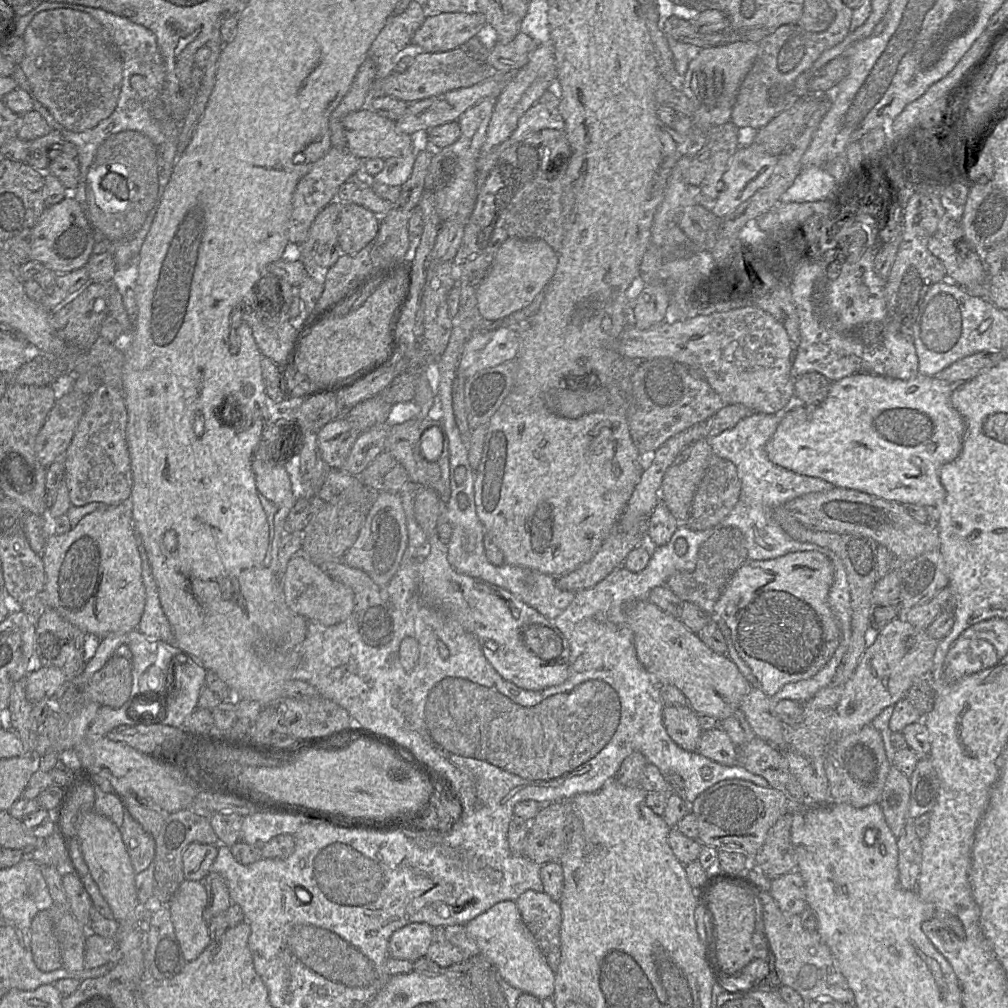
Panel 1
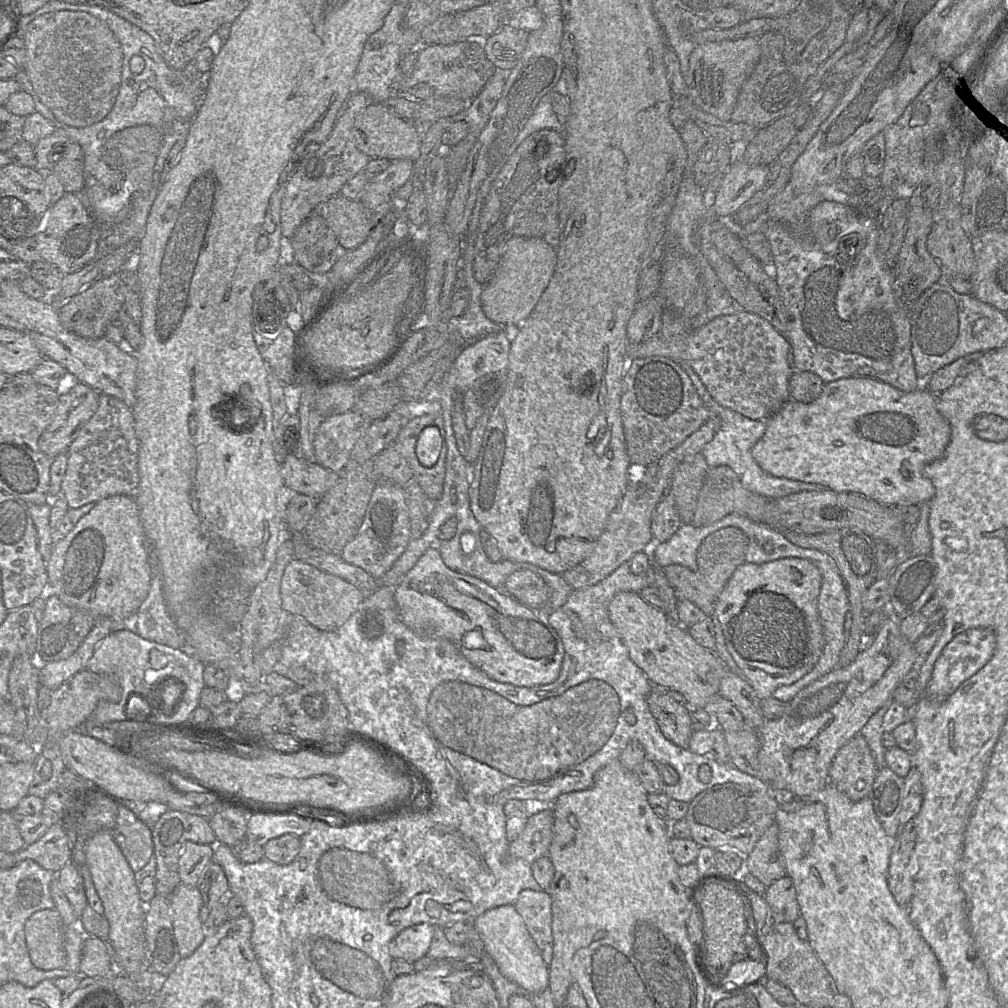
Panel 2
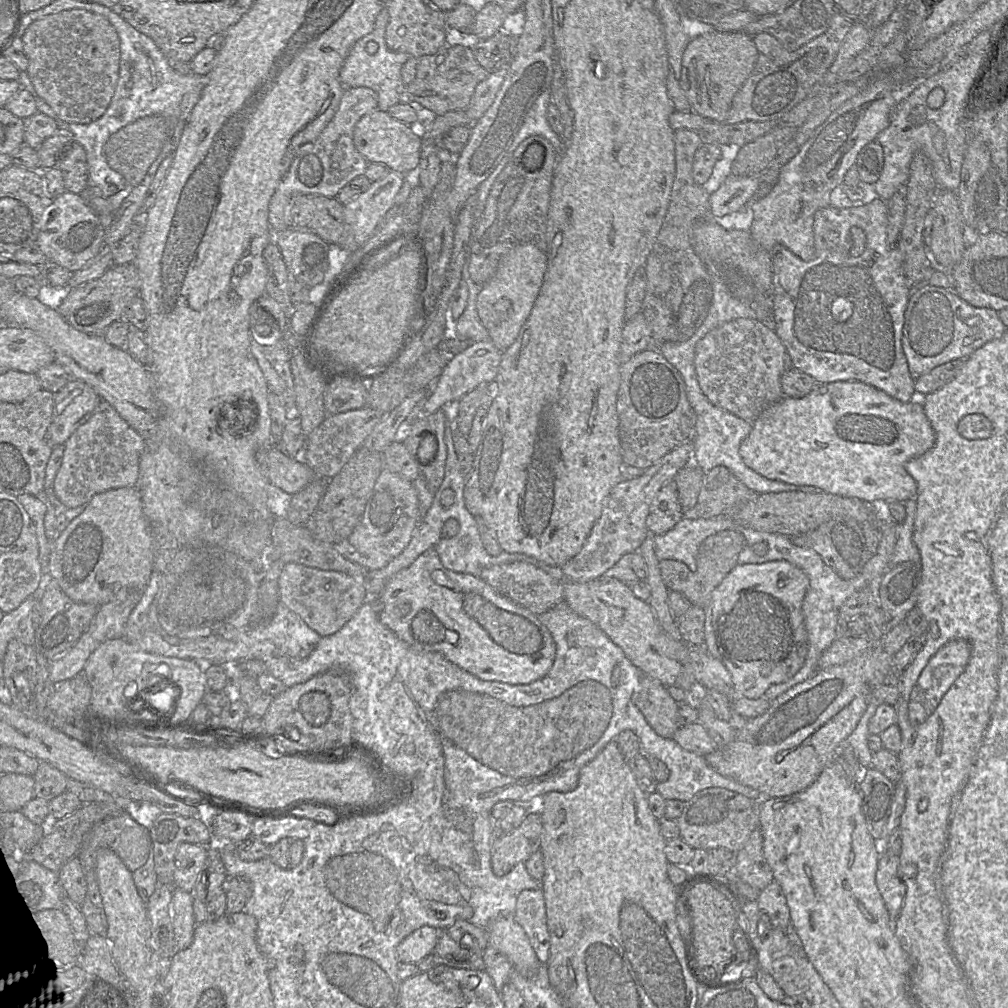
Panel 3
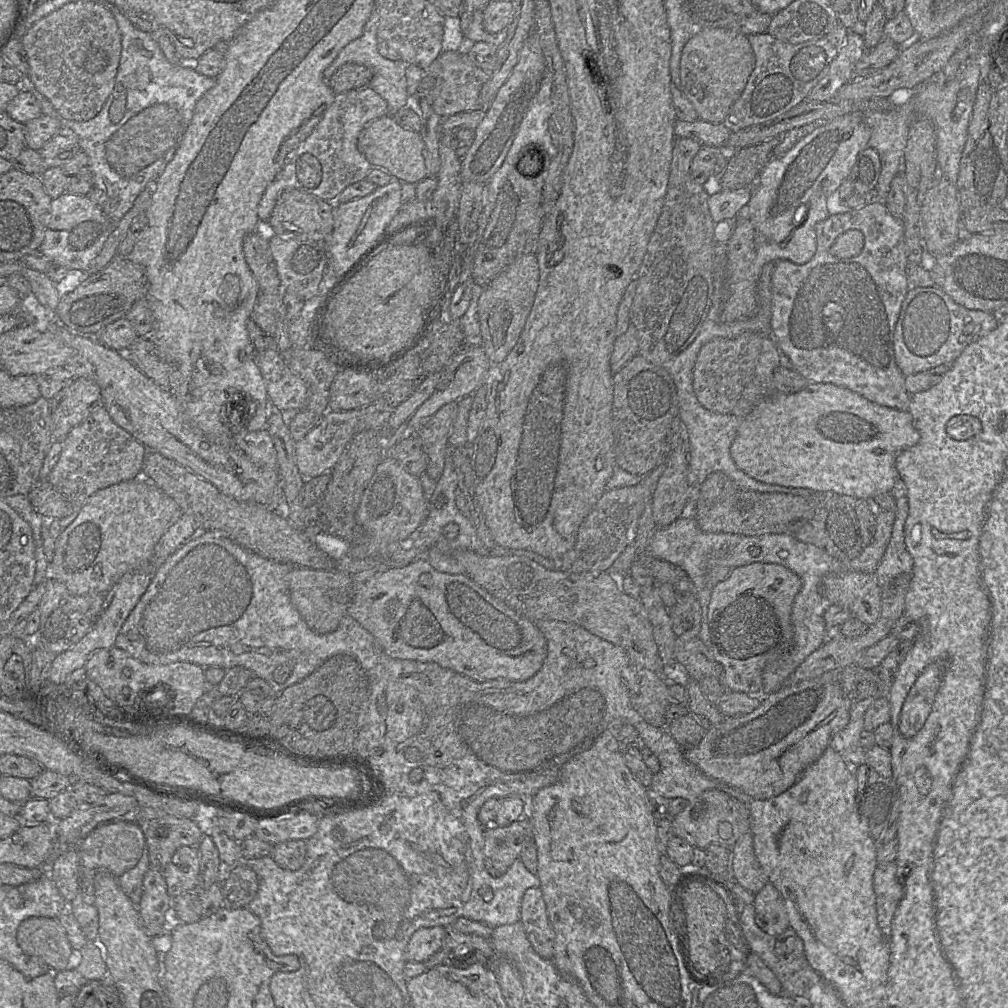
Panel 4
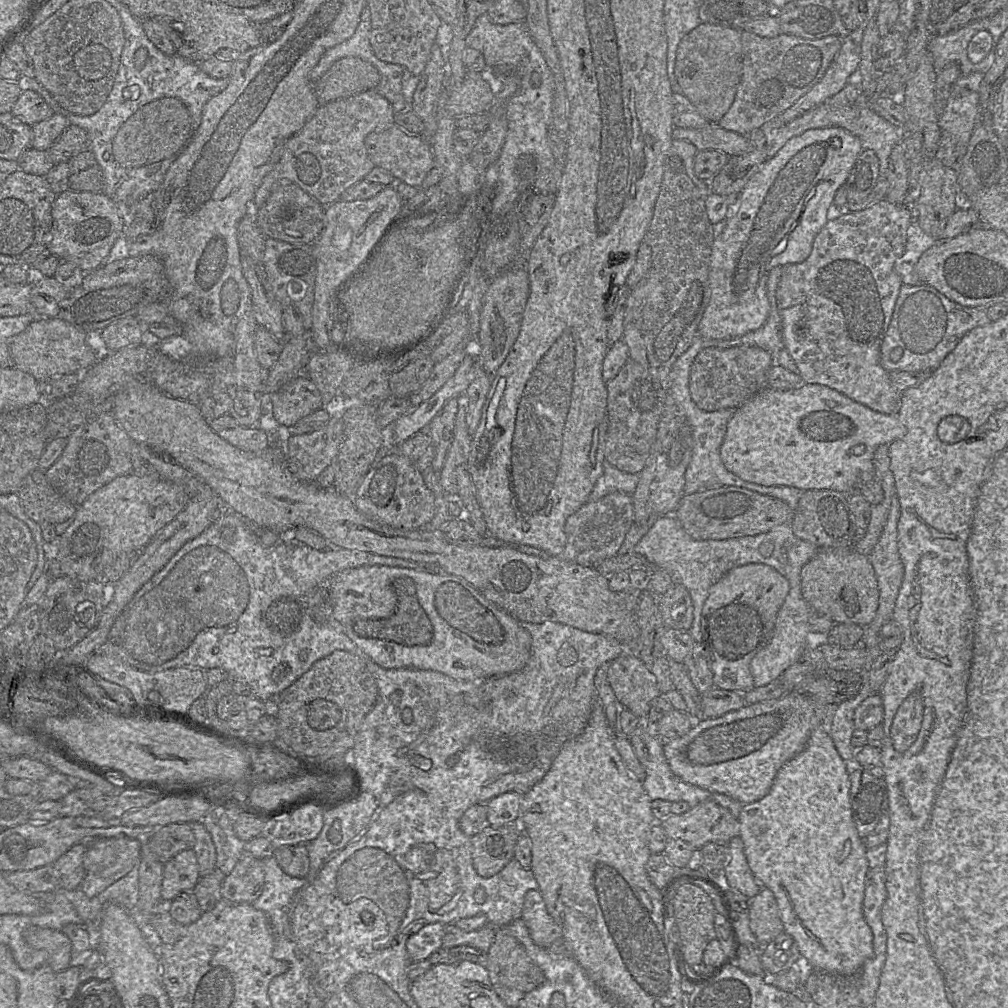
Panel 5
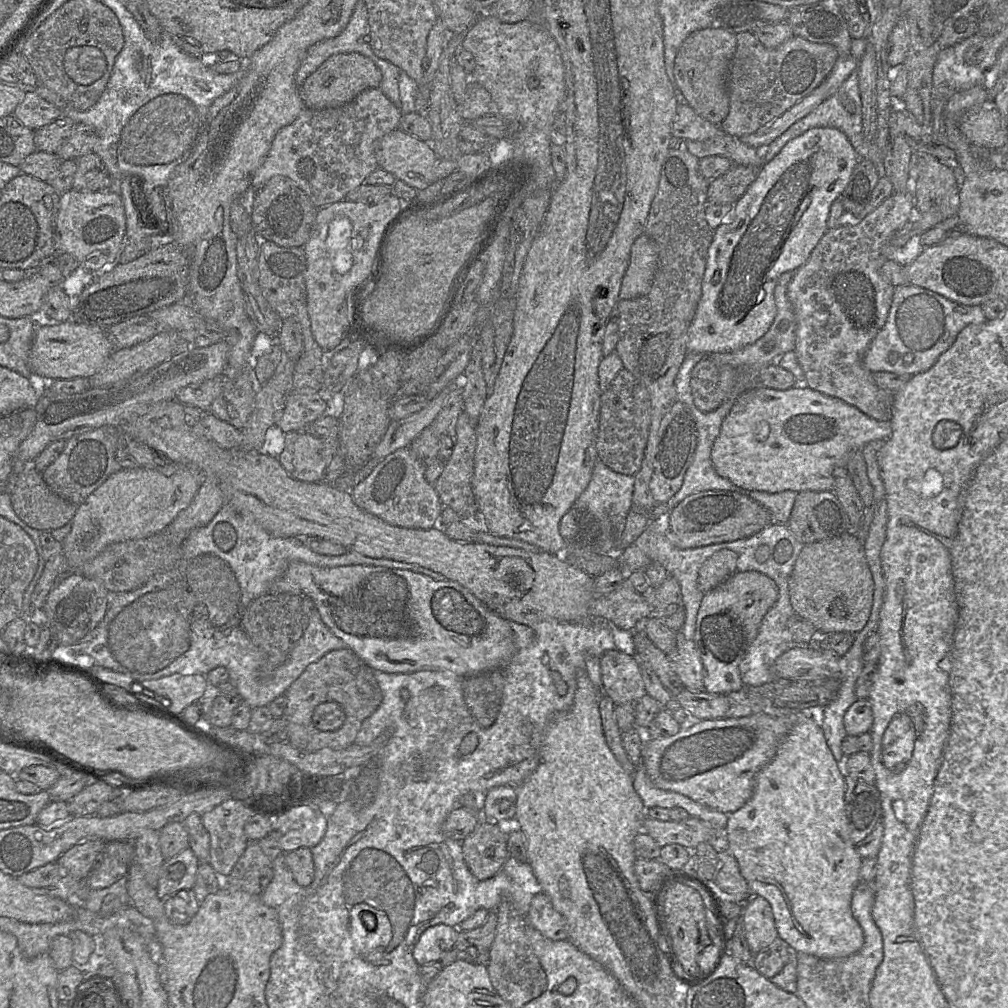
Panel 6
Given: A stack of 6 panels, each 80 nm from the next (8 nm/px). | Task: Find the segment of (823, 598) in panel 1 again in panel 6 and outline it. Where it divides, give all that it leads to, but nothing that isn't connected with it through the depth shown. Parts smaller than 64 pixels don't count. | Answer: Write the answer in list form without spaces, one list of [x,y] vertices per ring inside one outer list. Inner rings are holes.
[[[737,571],[704,595],[693,639],[704,667],[704,691],[727,695],[745,686],[739,670],[740,663],[778,595],[776,583],[757,571]]]

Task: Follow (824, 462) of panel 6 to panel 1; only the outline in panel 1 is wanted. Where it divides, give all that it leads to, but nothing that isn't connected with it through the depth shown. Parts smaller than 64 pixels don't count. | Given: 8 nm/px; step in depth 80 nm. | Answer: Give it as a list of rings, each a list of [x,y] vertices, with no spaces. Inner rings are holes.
[[[854,374],[832,382],[827,398],[816,405],[799,406],[790,412],[781,415],[779,425],[766,443],[765,451],[769,460],[782,468],[790,470],[800,475],[819,478],[831,483],[837,488],[846,488],[865,492],[867,494],[898,502],[900,504],[917,504],[929,510],[930,521],[936,523],[938,508],[945,499],[945,489],[939,478],[940,468],[955,460],[962,449],[963,437],[966,425],[963,417],[951,404],[951,393],[958,386],[940,380],[937,377],[919,376],[910,380],[899,380],[874,374]]]

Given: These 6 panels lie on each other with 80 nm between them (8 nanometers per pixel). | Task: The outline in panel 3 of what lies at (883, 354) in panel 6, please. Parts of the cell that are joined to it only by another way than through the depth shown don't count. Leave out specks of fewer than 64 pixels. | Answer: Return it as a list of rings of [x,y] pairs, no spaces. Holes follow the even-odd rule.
[[[923,283],[913,288],[904,315],[902,348],[914,380],[949,361],[968,358],[990,341],[1001,337],[1007,327],[998,312],[968,304],[953,290]]]

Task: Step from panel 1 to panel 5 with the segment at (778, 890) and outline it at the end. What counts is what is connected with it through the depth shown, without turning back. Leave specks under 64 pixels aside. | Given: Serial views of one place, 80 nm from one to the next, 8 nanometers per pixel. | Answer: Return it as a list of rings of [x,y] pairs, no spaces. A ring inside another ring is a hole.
[[[762,887],[750,899],[748,914],[749,927],[759,943],[767,945],[783,932],[774,895],[768,888]]]

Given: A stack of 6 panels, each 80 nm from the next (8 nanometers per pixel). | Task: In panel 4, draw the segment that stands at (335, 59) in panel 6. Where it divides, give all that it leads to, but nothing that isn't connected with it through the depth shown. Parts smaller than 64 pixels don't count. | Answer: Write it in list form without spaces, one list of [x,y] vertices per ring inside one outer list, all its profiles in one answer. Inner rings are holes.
[[[348,62],[341,65],[326,83],[335,95],[354,89],[368,87],[373,72],[365,65]]]

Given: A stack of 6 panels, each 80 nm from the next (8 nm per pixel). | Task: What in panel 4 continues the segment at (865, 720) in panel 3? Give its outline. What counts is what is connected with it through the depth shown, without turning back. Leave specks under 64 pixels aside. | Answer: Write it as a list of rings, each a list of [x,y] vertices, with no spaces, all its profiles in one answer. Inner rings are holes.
[[[868,697],[852,703],[848,725],[835,735],[829,744],[853,768],[866,763],[867,749],[860,744],[860,734],[864,730],[864,714],[876,698],[879,697]]]

